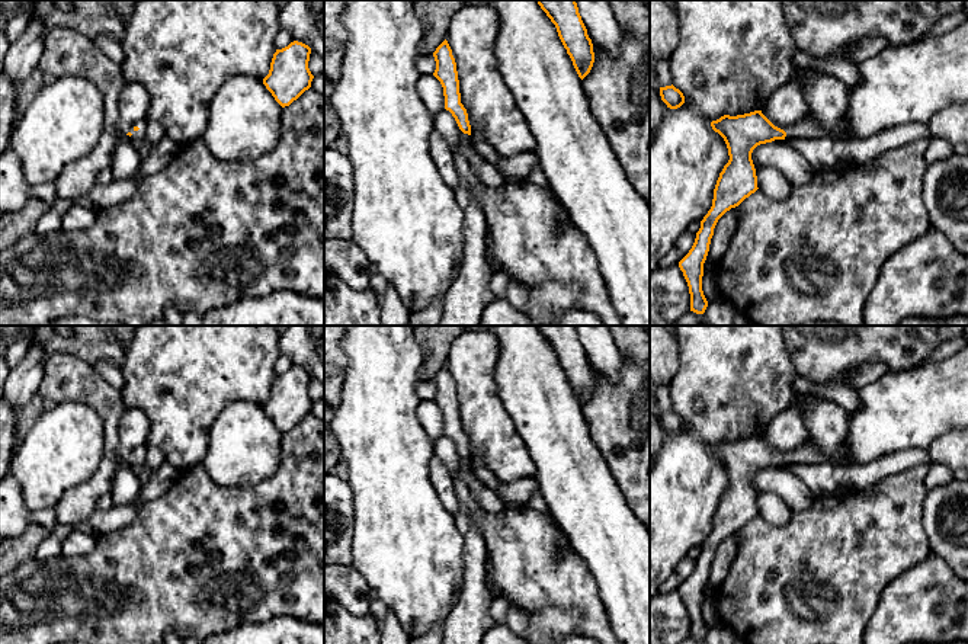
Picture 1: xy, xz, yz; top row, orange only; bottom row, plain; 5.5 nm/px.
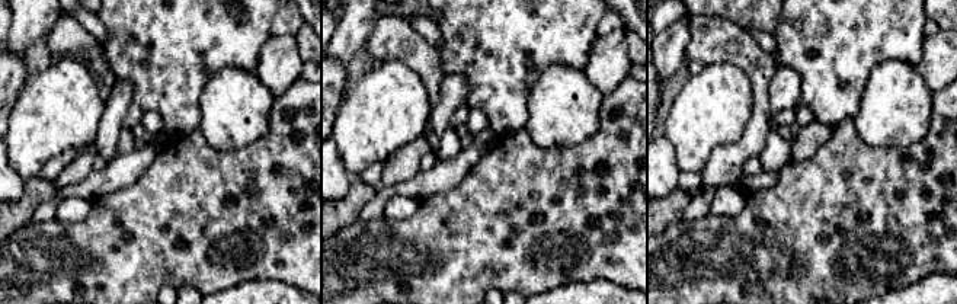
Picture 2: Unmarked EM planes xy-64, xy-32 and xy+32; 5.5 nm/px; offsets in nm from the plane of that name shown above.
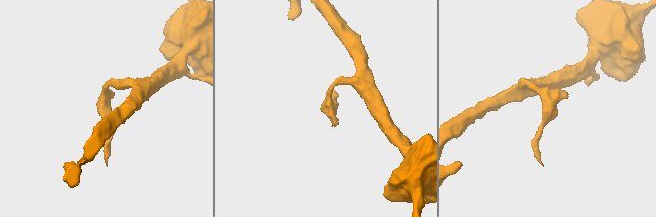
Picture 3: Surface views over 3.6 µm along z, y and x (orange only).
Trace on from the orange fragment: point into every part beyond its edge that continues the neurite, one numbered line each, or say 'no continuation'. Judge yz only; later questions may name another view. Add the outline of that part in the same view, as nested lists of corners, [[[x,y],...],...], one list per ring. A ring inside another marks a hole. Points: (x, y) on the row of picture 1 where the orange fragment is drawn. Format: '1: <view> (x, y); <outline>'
1: yz (808, 130); [[[807,118],[798,124],[794,124],[785,129],[785,140],[804,138],[804,140],[852,140],[849,135],[849,124],[846,121],[839,121],[831,129],[824,129],[818,122]]]

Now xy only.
1: xy (140, 134); [[[137,122],[131,126],[129,132],[132,134],[131,137],[126,135],[128,140],[142,140],[147,132],[147,124],[145,122]]]

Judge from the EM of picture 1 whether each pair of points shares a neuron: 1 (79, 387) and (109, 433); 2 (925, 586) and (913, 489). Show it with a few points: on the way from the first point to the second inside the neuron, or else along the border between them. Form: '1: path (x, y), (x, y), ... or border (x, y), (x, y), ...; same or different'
1: path (92, 396), (109, 413), (109, 420); same
2: border (929, 553), (923, 560), (906, 569), (893, 580); different

